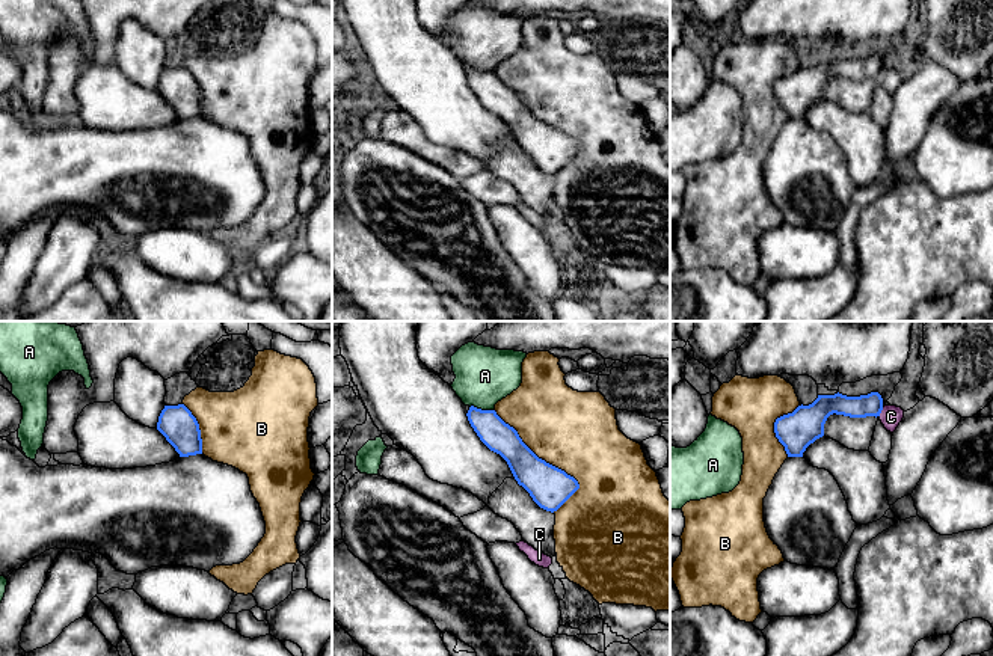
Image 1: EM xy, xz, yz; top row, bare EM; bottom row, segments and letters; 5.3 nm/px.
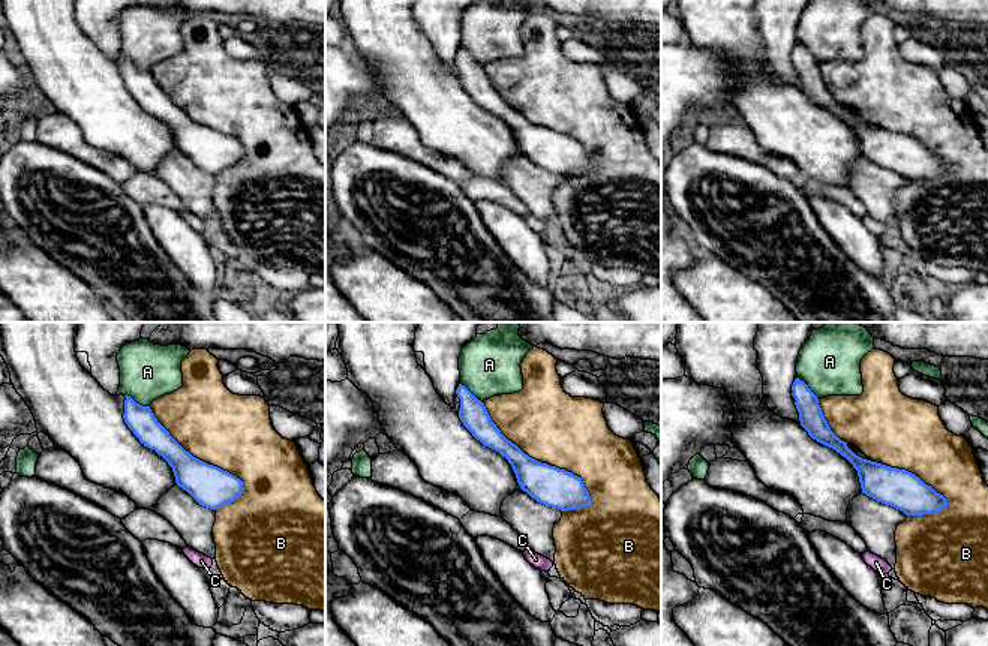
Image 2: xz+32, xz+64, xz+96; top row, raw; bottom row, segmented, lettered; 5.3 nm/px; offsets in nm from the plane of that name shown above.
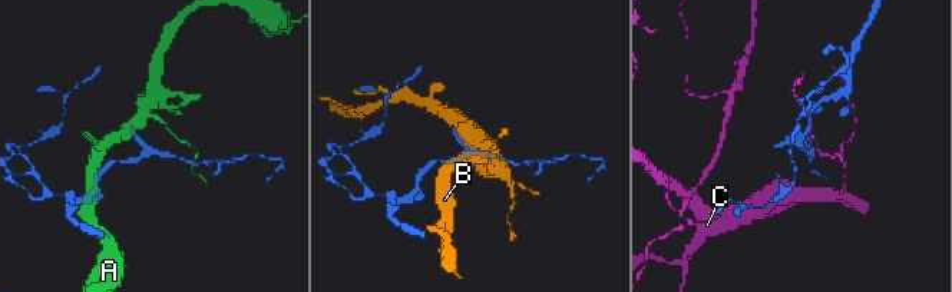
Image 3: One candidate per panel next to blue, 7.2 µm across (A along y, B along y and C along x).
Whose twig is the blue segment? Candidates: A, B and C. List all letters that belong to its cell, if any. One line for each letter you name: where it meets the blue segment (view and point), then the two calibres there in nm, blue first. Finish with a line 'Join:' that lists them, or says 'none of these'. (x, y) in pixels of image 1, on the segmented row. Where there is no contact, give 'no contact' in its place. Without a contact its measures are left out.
Join: none of these

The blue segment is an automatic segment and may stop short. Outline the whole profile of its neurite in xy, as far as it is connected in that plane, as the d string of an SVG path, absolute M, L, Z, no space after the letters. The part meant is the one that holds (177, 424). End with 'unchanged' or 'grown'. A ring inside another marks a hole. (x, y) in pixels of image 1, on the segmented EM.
M94 403L74 425L85 464L106 469L146 467L202 454L196 418L184 406L164 406L155 428L130 419L115 403Z; grown

